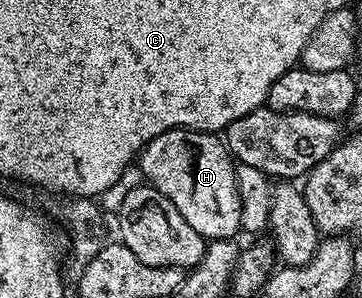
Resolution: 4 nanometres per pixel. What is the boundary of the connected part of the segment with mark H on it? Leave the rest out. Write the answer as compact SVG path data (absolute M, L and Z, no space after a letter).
M179 128L168 130L144 145L138 155L138 166L139 162L143 181L162 192L162 196L182 212L186 224L205 240L235 239L241 233L236 166L227 145L215 133Z

